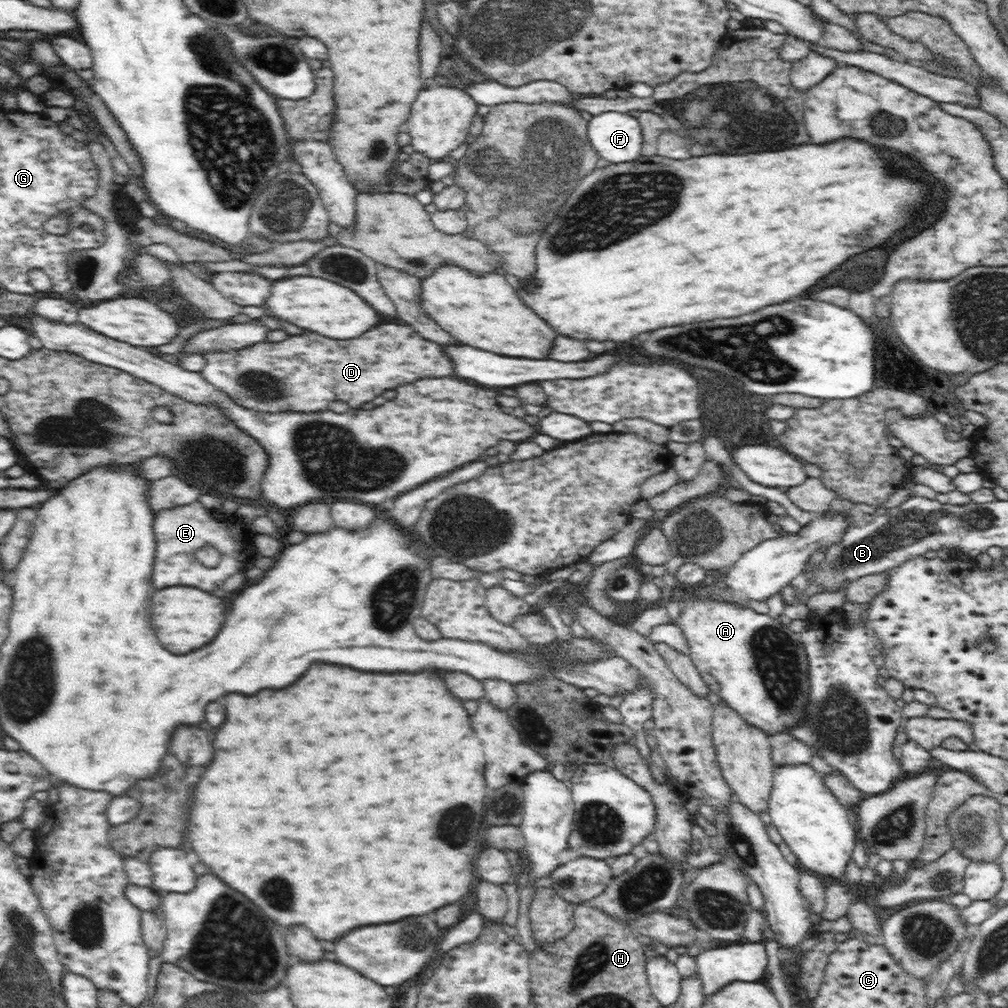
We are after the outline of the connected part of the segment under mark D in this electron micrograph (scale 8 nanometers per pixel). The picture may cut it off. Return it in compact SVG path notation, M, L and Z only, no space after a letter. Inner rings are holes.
M382 324L352 340L332 340L314 332L290 336L281 342L262 341L246 348L231 351L213 351L203 355L206 366L201 375L216 389L222 390L243 408L262 413L320 413L330 402L342 400L352 409L374 400L384 390L398 390L400 384L418 378L454 376L454 364L442 345L422 338L410 325Z

